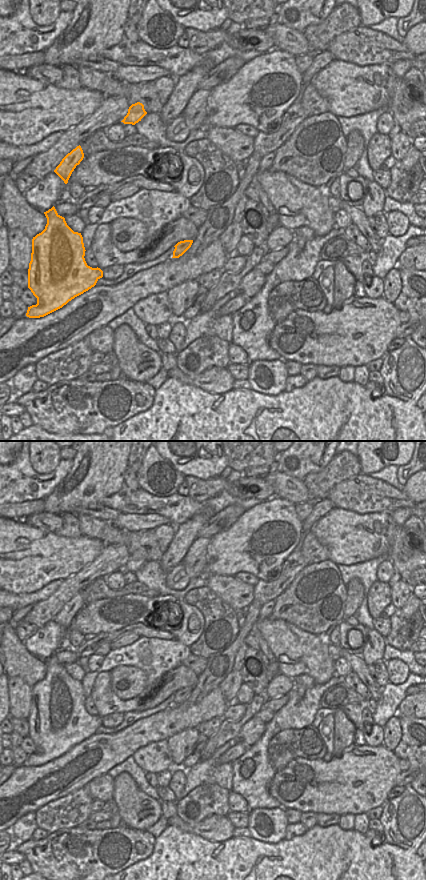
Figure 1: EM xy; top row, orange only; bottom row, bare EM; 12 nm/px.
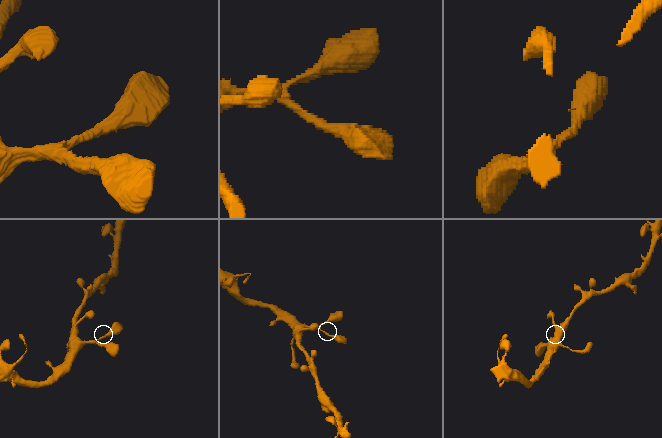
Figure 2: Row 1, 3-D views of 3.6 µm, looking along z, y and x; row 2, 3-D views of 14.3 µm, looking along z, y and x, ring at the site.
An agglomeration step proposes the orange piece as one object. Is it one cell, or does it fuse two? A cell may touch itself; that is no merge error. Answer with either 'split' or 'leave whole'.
leave whole

